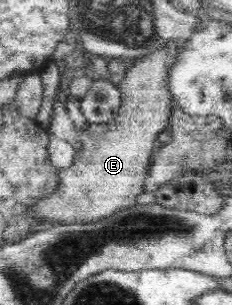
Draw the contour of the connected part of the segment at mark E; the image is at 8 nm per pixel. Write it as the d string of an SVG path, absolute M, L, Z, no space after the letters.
M167 43L161 49L155 49L149 55L130 62L128 71L115 80L120 93L121 105L117 116L108 123L87 123L78 129L81 138L81 149L75 149L74 165L71 168L59 169L59 197L51 197L47 205L43 205L43 213L51 217L51 222L61 224L93 224L111 216L119 209L136 204L135 198L143 192L144 181L149 168L149 161L156 151L153 147L157 135L169 128L171 108L174 105L173 94L169 90L168 78L170 70L177 61L176 45Z

